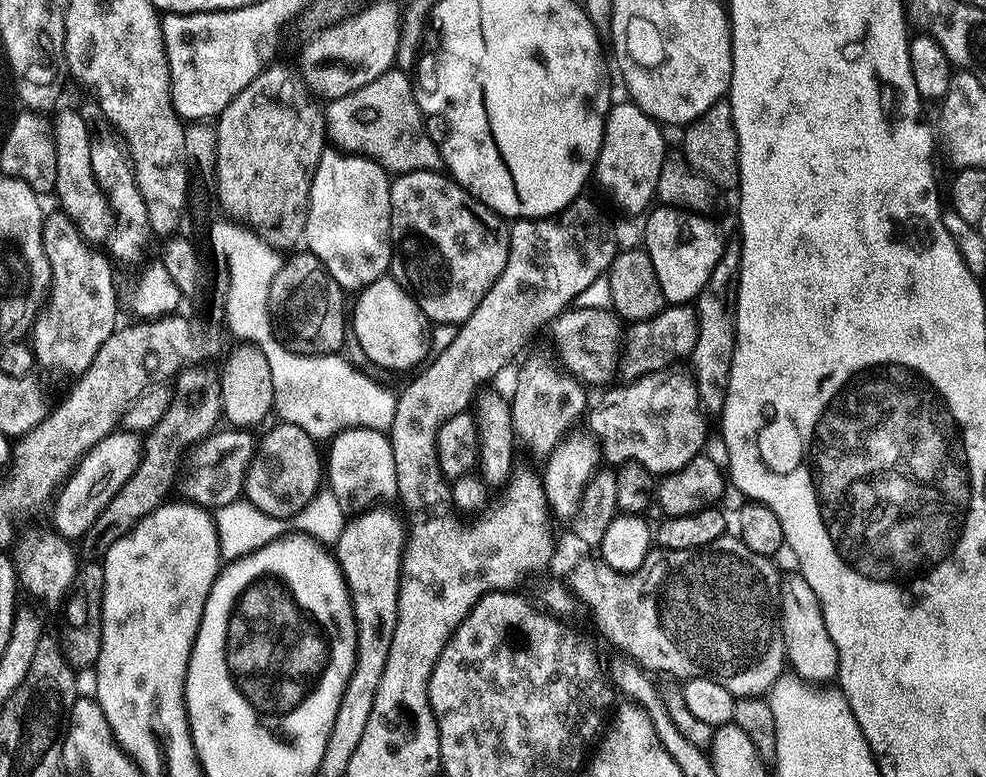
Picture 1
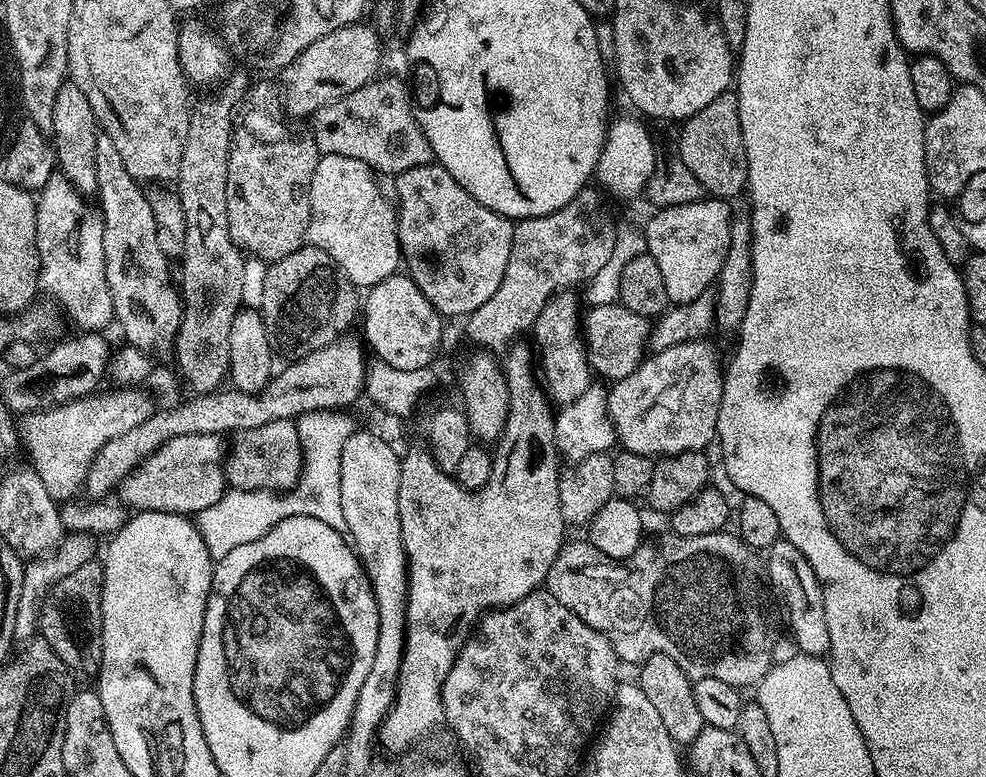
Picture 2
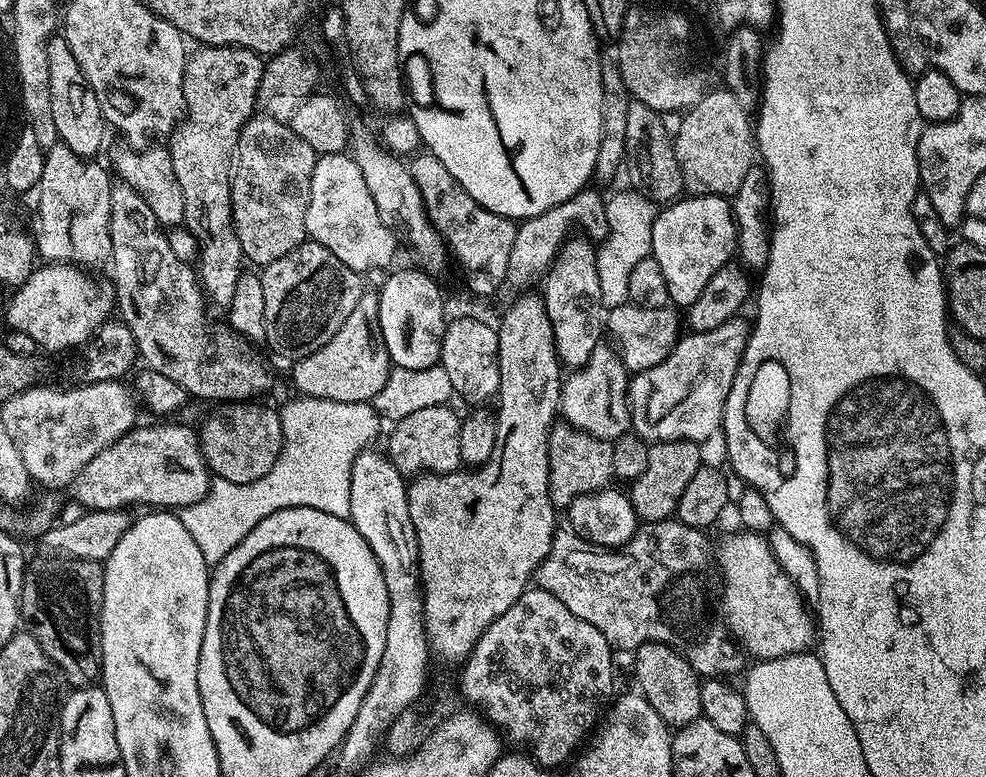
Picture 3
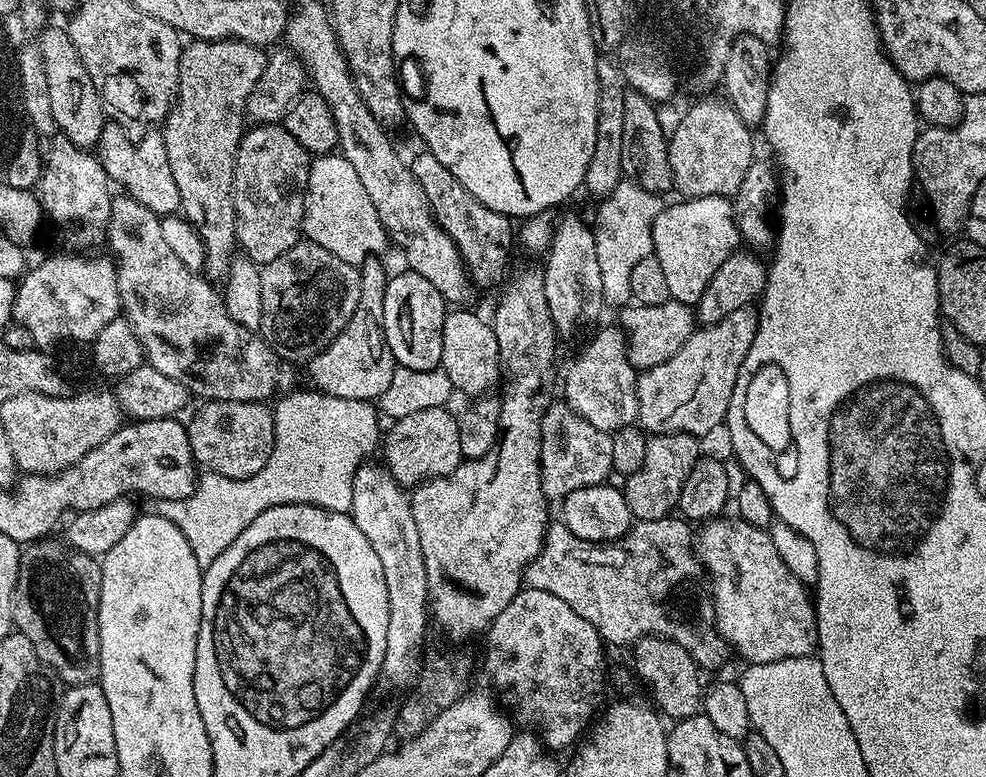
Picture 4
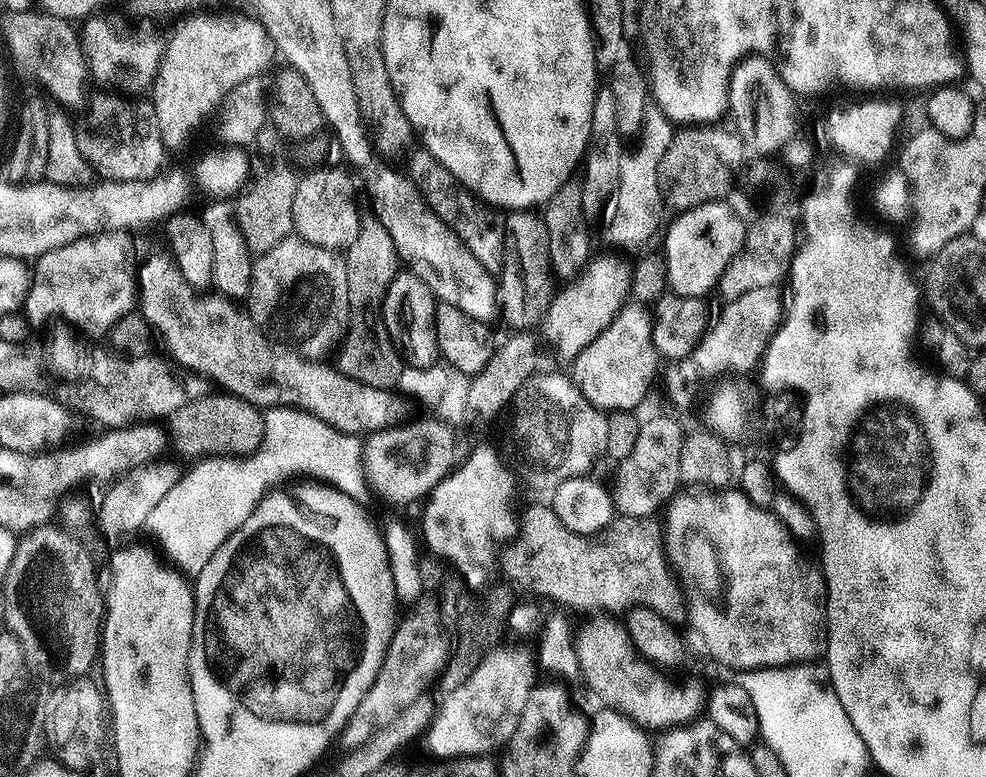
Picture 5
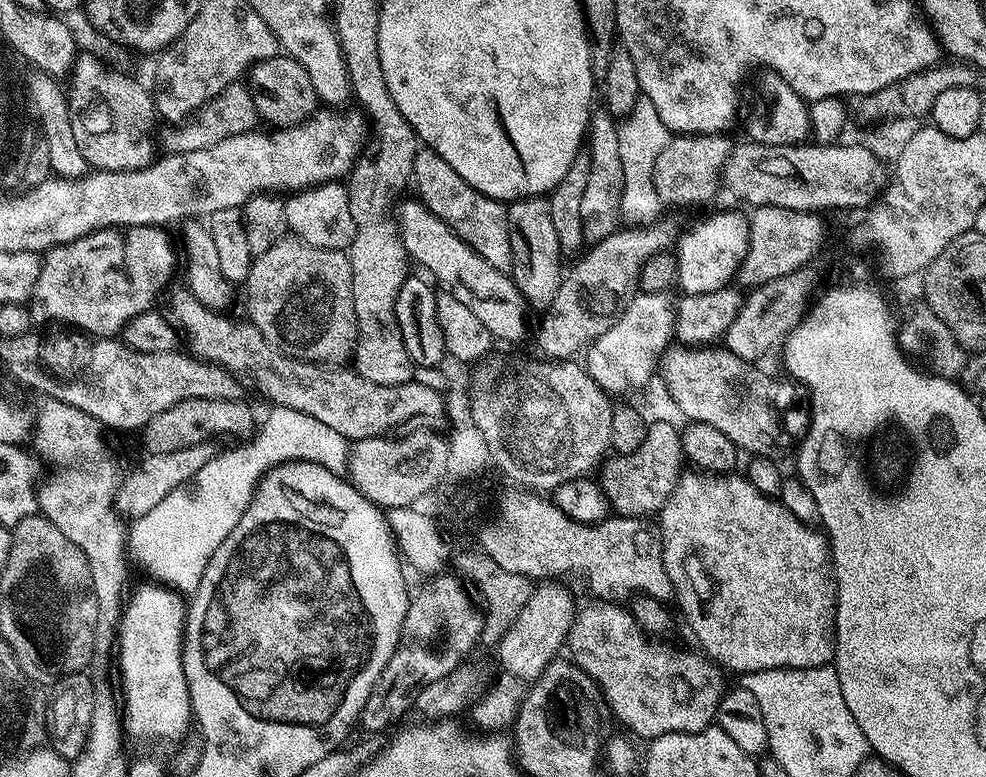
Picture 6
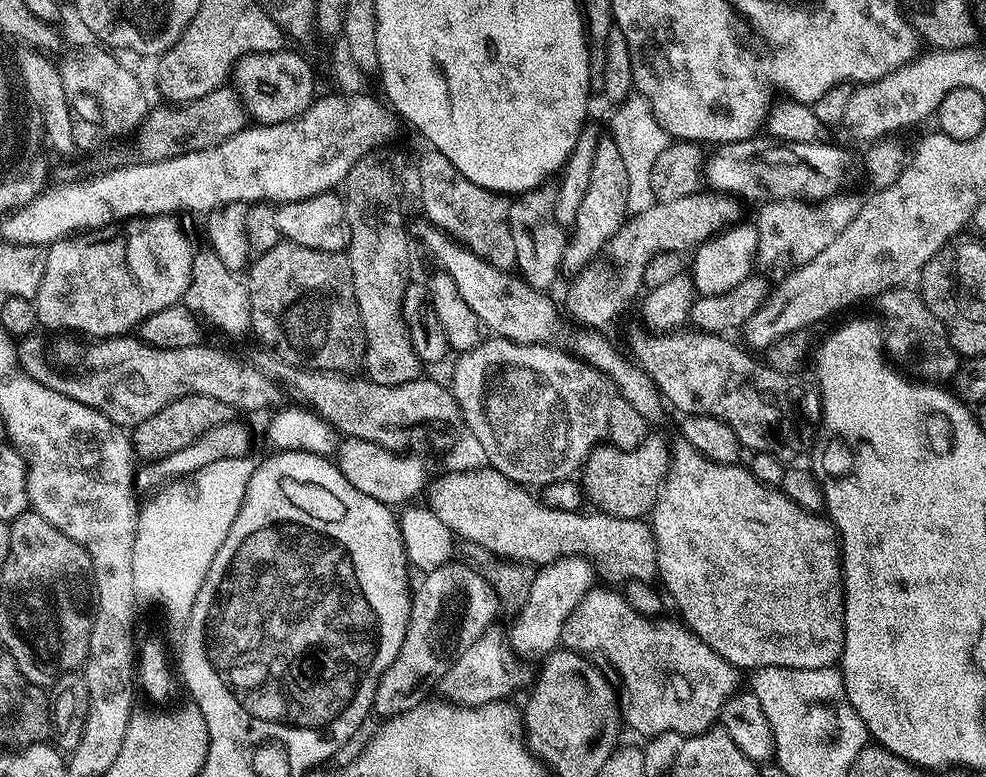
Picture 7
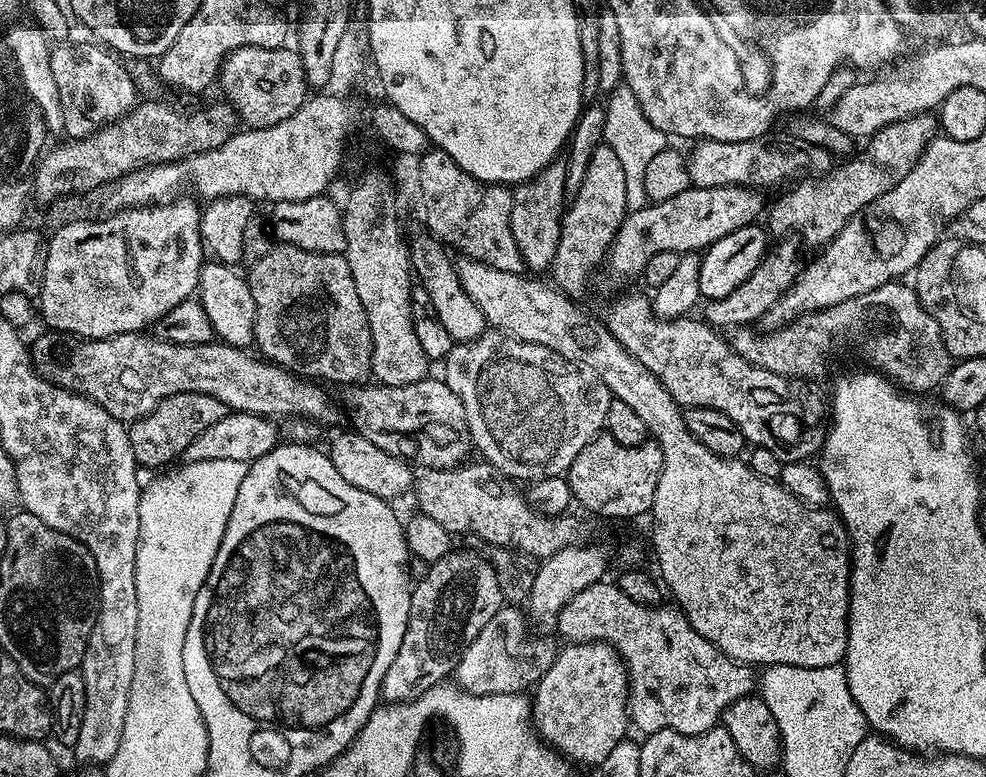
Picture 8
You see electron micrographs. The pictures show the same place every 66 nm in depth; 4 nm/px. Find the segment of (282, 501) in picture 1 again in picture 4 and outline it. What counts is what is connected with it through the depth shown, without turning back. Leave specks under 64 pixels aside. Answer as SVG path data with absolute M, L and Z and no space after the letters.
M205 400L199 405L201 408L192 416L192 421L187 421L186 427L188 437L190 438L190 448L196 458L196 463L201 469L217 472L220 476L226 478L234 478L241 480L242 478L250 478L254 474L258 474L258 470L262 470L262 466L266 466L266 462L270 458L270 454L274 450L274 418L272 417L273 409L267 403L251 400L250 402L234 402L233 400Z

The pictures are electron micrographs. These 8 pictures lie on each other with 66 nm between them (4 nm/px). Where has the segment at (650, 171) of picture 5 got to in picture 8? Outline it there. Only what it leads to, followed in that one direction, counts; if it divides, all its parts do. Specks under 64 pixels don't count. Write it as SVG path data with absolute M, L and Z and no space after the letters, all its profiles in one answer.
M621 84L612 93L609 93L608 104L605 105L604 138L603 143L610 146L622 164L626 177L626 200L629 211L645 207L647 196L645 194L645 176L647 165L667 147L668 138L664 132L658 130L653 123L642 114L637 98L628 85Z

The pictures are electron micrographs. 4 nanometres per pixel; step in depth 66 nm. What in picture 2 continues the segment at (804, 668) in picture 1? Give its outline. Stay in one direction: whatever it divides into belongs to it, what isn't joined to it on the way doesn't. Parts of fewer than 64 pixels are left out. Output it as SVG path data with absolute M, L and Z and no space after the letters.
M783 538L767 551L766 556L768 578L784 600L788 632L796 643L795 651L805 656L827 657L830 630L826 630L826 606L813 568L806 562L805 556L789 540Z

